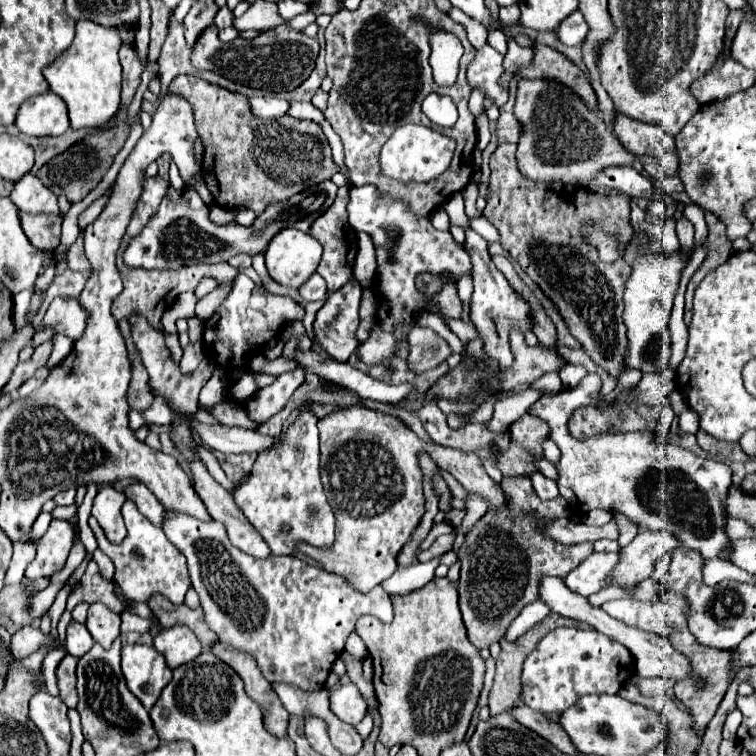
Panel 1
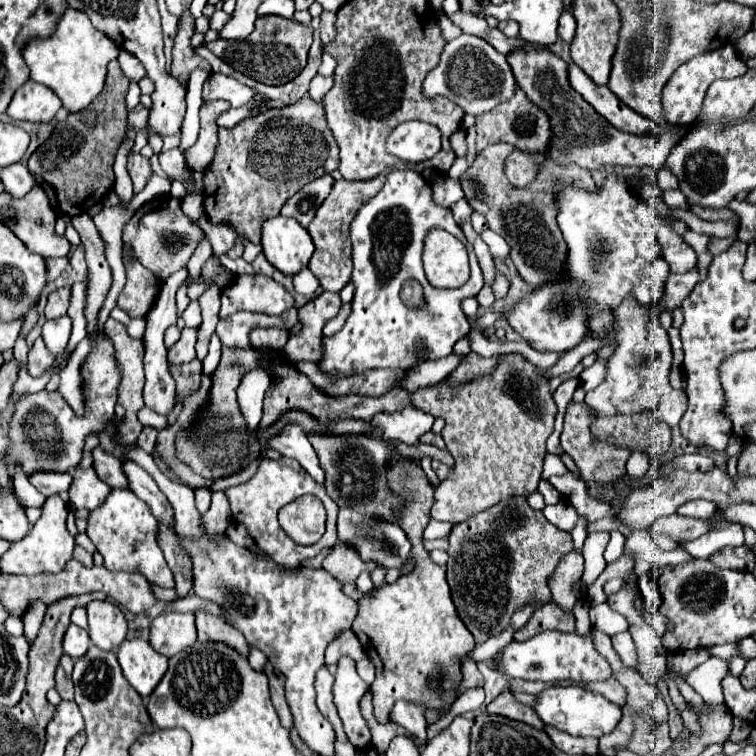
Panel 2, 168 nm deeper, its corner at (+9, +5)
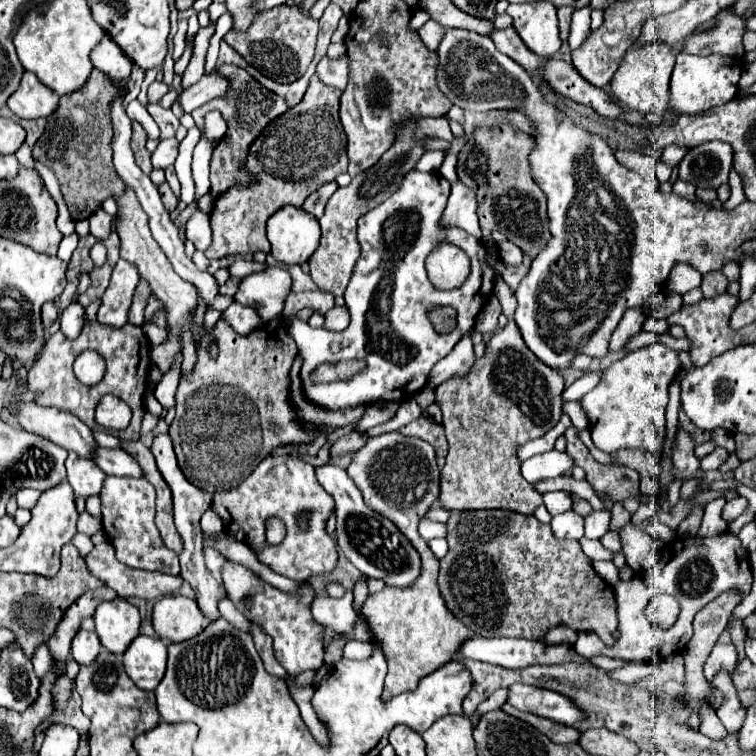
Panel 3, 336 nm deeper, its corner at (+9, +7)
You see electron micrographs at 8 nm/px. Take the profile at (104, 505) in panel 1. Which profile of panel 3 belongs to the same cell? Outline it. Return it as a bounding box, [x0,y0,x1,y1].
[66,453,106,497]

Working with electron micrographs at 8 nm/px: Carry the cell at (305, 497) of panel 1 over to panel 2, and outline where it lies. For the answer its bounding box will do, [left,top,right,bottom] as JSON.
[226,457,338,567]

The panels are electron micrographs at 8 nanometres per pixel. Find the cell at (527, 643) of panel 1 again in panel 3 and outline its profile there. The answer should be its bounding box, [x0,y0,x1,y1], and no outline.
[502,703,582,743]

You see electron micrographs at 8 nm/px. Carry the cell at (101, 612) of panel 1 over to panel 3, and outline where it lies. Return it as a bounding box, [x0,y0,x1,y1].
[94,599,140,655]

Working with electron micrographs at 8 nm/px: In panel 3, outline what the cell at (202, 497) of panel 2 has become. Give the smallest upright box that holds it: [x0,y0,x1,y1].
[200,508,224,539]

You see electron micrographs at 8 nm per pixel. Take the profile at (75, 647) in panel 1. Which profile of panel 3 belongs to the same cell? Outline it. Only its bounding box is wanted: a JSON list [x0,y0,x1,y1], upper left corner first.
[72,629,102,665]

